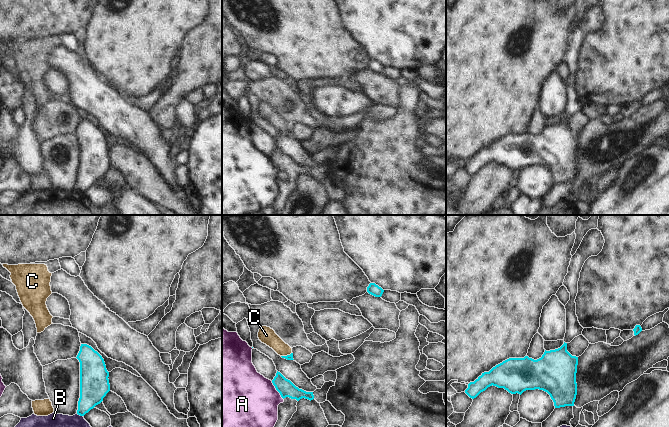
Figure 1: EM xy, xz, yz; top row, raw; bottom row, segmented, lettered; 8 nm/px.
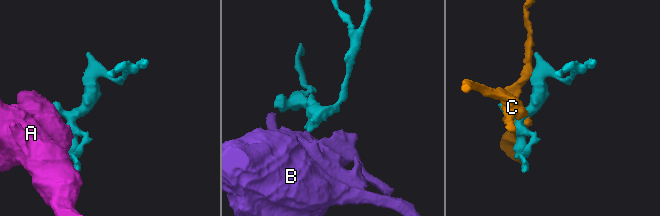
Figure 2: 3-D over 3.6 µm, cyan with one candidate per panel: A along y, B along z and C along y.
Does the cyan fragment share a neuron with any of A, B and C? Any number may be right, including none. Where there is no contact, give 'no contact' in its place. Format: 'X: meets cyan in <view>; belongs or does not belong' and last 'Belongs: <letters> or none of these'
A: meets cyan in xz; does not belong
B: meets cyan in xy; does not belong
C: meets cyan in xz; does not belong
Belongs: none of these

